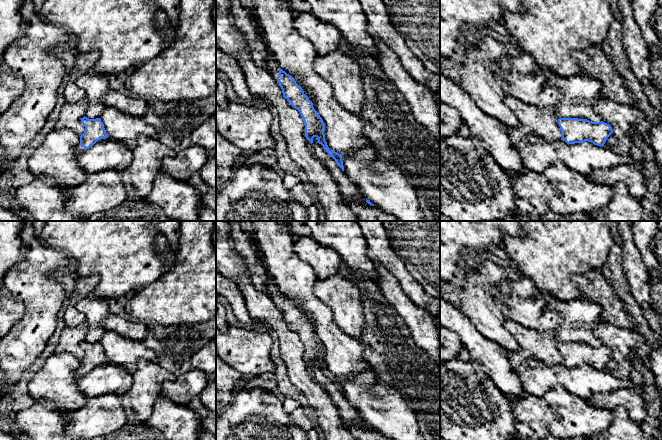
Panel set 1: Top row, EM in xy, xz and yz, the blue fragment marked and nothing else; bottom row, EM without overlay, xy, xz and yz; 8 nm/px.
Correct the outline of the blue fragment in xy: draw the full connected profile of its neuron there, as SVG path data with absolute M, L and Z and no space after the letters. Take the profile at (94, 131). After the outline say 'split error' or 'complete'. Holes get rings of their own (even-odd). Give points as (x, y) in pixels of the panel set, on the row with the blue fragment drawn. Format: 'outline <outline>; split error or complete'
outline M83 117L81 120L85 127L84 133L80 136L80 145L77 150L83 152L92 147L97 141L108 138L104 124L100 118L89 119Z; split error

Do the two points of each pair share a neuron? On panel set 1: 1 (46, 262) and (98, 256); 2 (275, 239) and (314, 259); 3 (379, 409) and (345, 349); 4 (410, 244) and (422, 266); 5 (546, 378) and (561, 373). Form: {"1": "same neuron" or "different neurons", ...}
{"1": "different neurons", "2": "different neurons", "3": "different neurons", "4": "same neuron", "5": "same neuron"}

